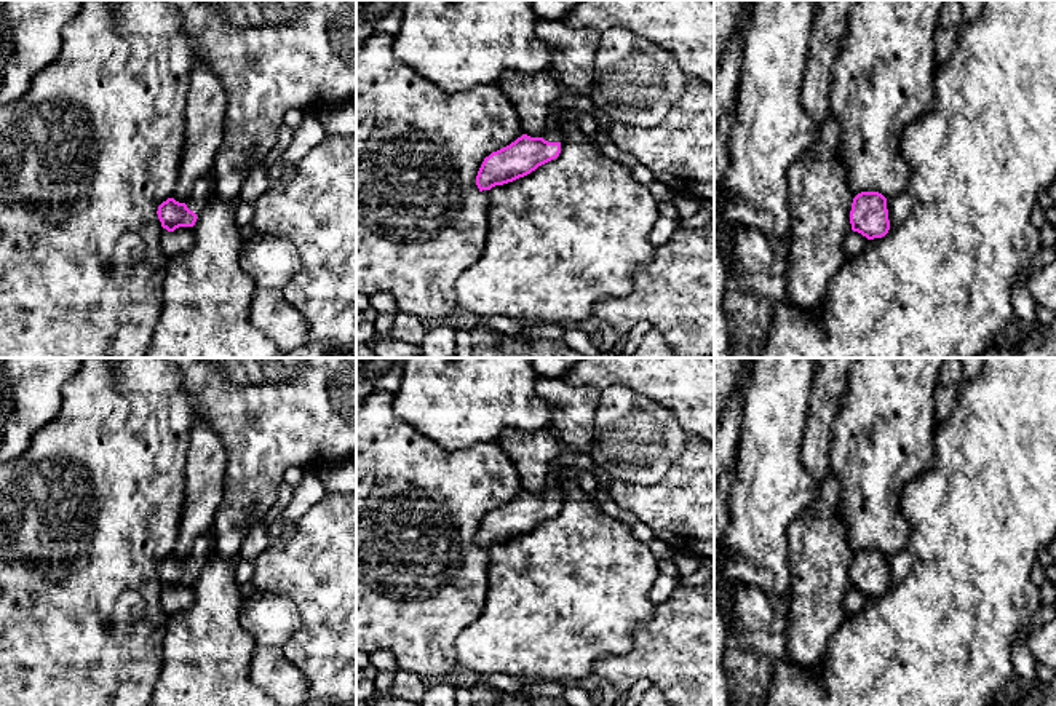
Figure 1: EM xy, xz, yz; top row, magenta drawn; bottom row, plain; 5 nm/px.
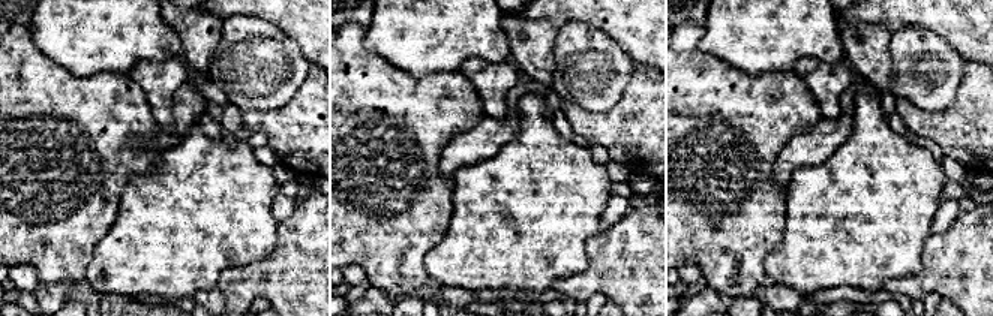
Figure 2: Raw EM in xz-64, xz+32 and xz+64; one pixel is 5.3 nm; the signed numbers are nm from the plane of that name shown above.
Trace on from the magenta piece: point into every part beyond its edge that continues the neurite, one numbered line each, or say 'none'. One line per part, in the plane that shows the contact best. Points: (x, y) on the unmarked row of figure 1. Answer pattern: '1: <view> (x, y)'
1: xz (553, 491)

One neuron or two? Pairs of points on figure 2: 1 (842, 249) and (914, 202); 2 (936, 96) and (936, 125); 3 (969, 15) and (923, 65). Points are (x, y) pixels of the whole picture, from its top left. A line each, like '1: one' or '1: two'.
1: one
2: two
3: two

